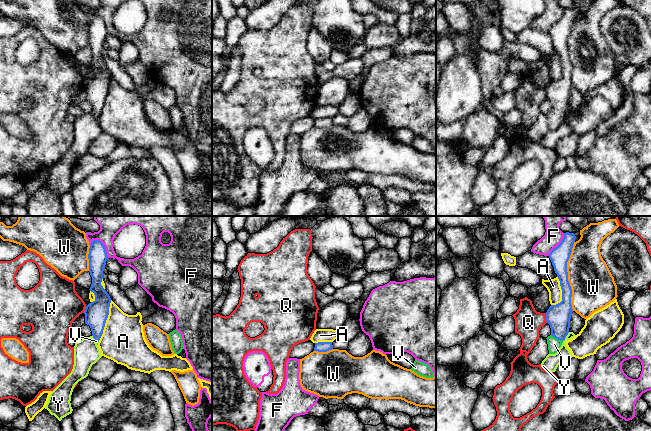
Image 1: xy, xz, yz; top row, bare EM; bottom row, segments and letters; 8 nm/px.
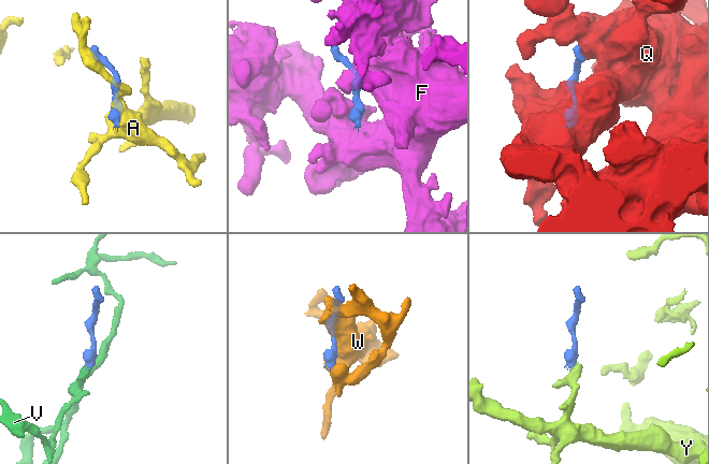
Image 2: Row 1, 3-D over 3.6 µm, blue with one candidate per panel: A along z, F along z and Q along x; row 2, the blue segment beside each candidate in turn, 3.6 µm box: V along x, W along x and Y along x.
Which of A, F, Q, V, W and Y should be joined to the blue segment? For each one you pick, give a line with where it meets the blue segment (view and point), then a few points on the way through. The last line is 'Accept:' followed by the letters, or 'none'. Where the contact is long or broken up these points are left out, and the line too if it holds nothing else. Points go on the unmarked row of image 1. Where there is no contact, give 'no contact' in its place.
V: yz (557, 114) | across yz (558, 92), (557, 114), (554, 120)
Accept: V

